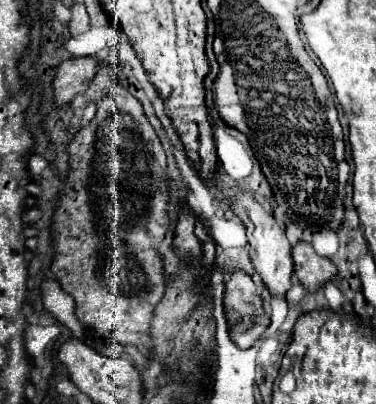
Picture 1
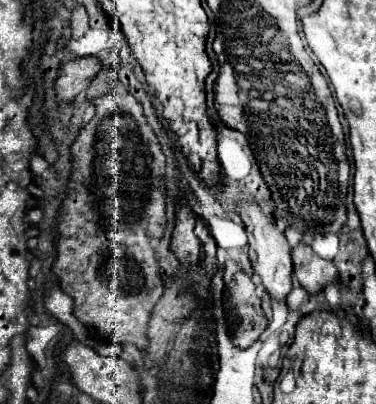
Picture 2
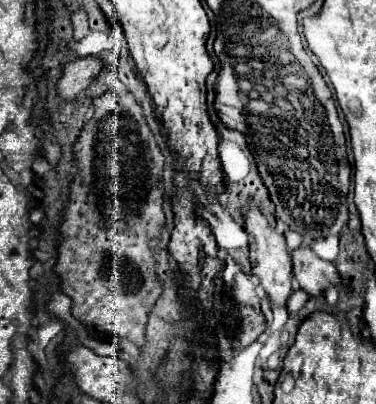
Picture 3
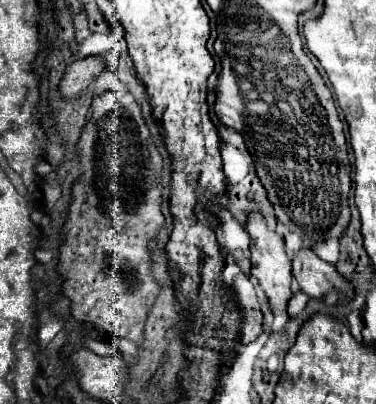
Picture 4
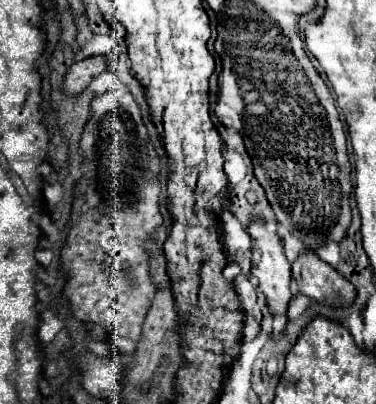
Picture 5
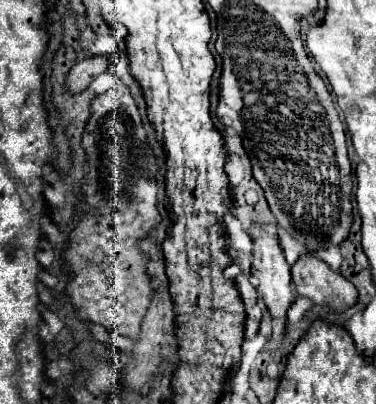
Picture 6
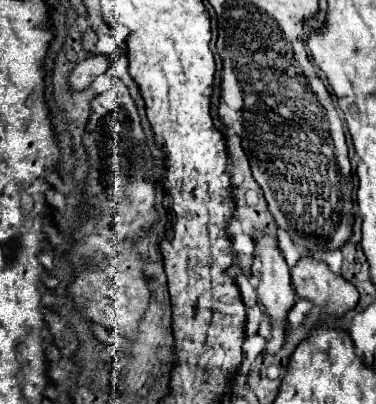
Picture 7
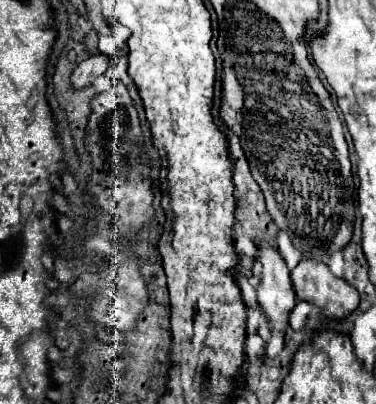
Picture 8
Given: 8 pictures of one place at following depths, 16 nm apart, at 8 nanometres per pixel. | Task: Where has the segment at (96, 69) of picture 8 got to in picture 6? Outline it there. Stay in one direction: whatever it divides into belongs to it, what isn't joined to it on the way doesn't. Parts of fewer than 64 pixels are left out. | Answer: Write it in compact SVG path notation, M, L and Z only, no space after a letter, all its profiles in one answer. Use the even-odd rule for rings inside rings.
M90 56L90 58L78 62L78 64L70 70L70 74L68 74L68 80L66 80L68 90L70 90L72 94L86 90L96 76L100 76L102 72L106 72L108 66L110 66L110 62L108 62L106 56Z

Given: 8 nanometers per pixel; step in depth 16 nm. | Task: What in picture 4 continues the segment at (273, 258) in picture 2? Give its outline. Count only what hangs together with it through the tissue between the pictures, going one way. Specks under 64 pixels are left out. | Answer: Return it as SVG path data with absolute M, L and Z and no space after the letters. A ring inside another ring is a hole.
M250 214L248 234L250 234L250 240L252 240L252 246L250 246L252 276L256 276L260 280L260 288L264 290L264 294L268 298L270 310L282 312L282 310L286 310L288 300L292 298L292 286L290 286L292 284L292 264L290 264L286 250L284 250L284 238L280 234L272 234L266 228L266 220L260 214Z

